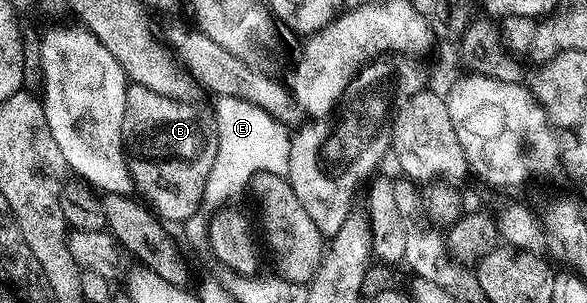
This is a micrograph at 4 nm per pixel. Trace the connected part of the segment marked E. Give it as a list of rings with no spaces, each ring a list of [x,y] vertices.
[[[217,96],[215,102],[217,153],[215,166],[211,166],[211,174],[207,174],[207,186],[203,186],[206,199],[201,202],[201,211],[206,214],[212,214],[219,206],[232,201],[229,200],[232,196],[239,195],[244,188],[246,191],[262,174],[288,177],[291,158],[291,132],[284,128],[286,125],[282,121],[277,120],[267,110],[239,98]]]

